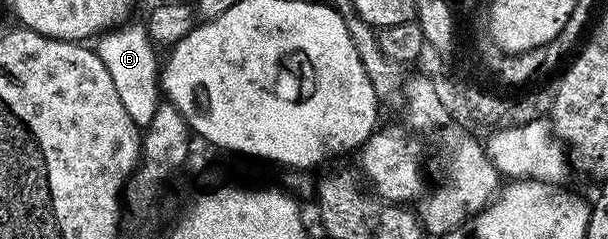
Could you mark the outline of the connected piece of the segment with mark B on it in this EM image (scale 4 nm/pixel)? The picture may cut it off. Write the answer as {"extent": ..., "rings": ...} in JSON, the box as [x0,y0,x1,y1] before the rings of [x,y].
{"extent":[95,22,161,129],"rings":[[[140,22],[123,23],[114,29],[100,34],[95,43],[99,59],[110,72],[114,80],[115,91],[123,102],[123,107],[137,127],[144,129],[151,123],[151,118],[161,104],[160,62],[157,61],[156,46],[152,43],[146,26]]]}

